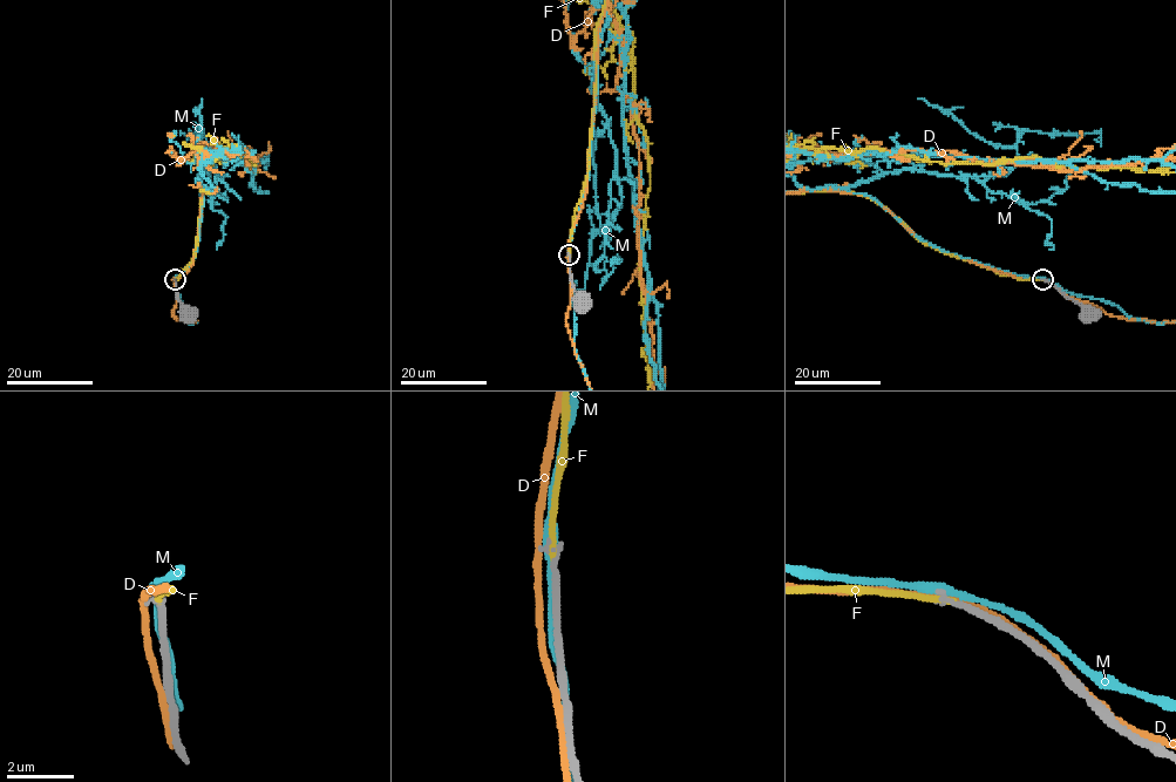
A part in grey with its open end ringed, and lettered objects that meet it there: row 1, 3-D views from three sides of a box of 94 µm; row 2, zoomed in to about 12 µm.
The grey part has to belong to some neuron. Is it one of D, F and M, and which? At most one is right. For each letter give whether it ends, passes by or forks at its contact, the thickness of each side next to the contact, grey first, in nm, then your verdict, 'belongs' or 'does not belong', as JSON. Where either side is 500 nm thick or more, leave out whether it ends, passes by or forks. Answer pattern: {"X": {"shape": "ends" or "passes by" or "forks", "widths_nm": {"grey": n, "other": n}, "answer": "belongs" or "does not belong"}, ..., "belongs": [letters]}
{"D": {"shape": "passes by", "widths_nm": {"grey": 170, "other": 200}, "answer": "does not belong"}, "F": {"shape": "ends", "widths_nm": {"grey": 190, "other": 190}, "answer": "belongs"}, "M": {"shape": "passes by", "widths_nm": {"grey": 240, "other": 240}, "answer": "does not belong"}, "belongs": ["F"]}

